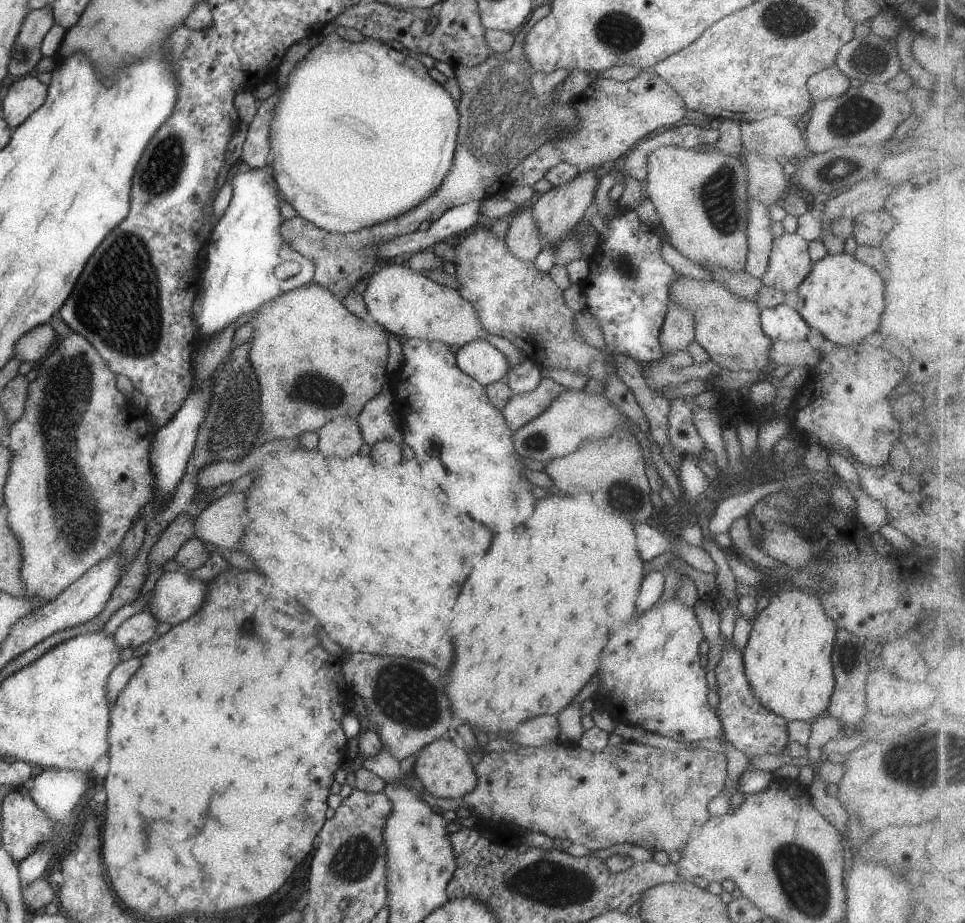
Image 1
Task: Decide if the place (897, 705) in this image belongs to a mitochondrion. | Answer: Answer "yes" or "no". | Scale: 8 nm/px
no

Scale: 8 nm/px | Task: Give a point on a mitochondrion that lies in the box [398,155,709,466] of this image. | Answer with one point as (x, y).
(623, 262)

